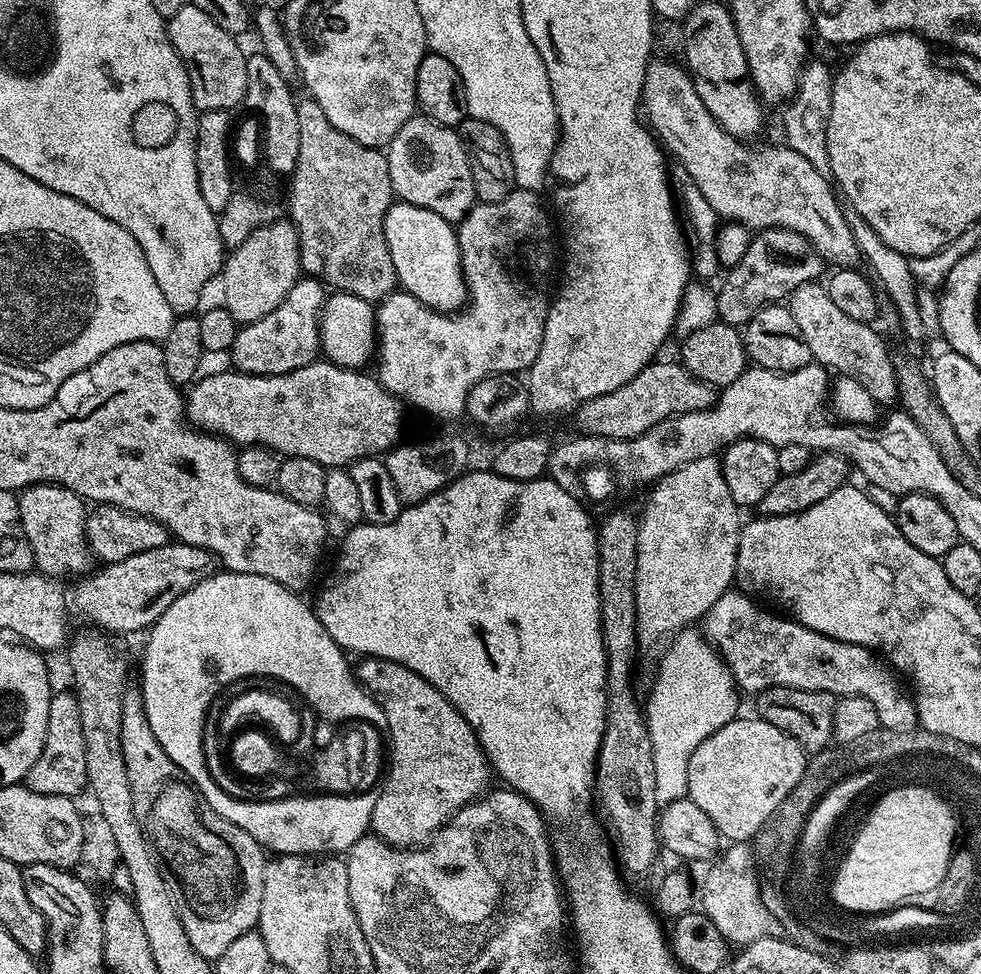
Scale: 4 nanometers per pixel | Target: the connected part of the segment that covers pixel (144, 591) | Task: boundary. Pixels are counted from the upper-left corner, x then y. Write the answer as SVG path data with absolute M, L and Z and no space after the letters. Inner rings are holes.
M169 542L154 550L134 554L116 564L105 563L91 574L75 581L72 600L89 620L89 625L113 634L151 629L156 619L186 590L210 578L218 568L212 553L198 546ZM144 628L144 629L143 629Z

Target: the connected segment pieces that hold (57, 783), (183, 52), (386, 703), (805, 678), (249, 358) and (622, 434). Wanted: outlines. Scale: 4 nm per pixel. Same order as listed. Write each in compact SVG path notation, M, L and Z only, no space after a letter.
M75 691L53 694L50 698L50 715L46 718L46 742L42 742L42 754L38 754L38 762L30 766L26 786L34 794L54 794L73 798L79 797L79 792L88 788L86 738L82 738L82 713L78 710L78 698Z
M190 2L184 3L178 14L167 17L166 23L170 42L186 66L192 101L197 109L200 112L228 112L241 107L246 94L246 52L240 49L241 41L222 30L214 18Z
M369 656L359 662L361 664L357 663L354 668L356 679L367 692L372 693L382 714L386 714L388 723L390 763L378 802L374 802L371 831L393 848L423 846L448 823L454 813L489 791L488 779L493 779L494 769L464 715L437 688L430 686L426 678L398 662L377 656Z
M744 590L724 592L702 618L704 639L724 659L741 693L759 694L767 688L782 686L828 692L837 698L861 696L866 702L874 702L881 728L910 730L917 727L913 697L900 689L899 682L892 677L893 669L872 649L818 634L787 615L775 616L751 598Z
M301 278L266 318L243 325L234 338L231 367L255 376L277 376L311 364L321 351L320 315L324 309L326 288L315 278Z
M647 364L626 386L618 386L618 390L610 390L610 394L602 394L598 398L590 398L581 404L574 413L574 419L580 423L579 431L585 436L601 436L611 440L629 440L638 438L638 434L646 434L650 426L658 426L671 416L679 416L681 412L697 412L706 410L716 403L717 393L712 385L694 378L683 364Z

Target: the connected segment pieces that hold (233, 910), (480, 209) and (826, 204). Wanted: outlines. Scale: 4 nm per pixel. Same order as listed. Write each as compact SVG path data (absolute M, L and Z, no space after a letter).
M209 805L204 808L194 808L194 816L196 816L198 824L204 828L204 832L218 838L228 848L228 852L232 854L232 860L234 860L234 866L232 866L232 870L234 870L232 872L232 900L230 900L230 906L226 908L226 912L220 918L216 918L216 924L238 926L238 932L232 936L233 938L242 938L242 934L253 931L260 922L262 882L264 881L266 863L265 849L261 848L259 842L250 834L246 834L246 830L242 830L238 826L234 826L234 822L222 818L222 814L215 812Z
M516 188L506 194L502 202L473 204L466 218L460 221L456 228L456 241L468 299L459 311L451 314L436 312L403 290L394 291L379 301L375 309L378 339L375 343L374 375L387 392L399 396L409 405L412 403L420 412L429 412L436 420L456 420L465 415L468 392L474 390L482 378L493 376L495 372L520 374L531 368L542 346L550 303L548 275L552 272L554 224L549 209L546 204L544 209L540 198L540 192Z
M659 58L649 60L644 79L642 110L663 147L680 159L681 166L688 171L687 179L696 184L698 190L702 190L702 198L710 202L717 217L734 224L742 224L749 230L794 230L806 237L829 265L836 268L857 267L861 263L860 251L854 242L845 209L840 209L841 201L825 173L810 166L810 162L806 162L806 158L802 158L802 154L798 154L793 148L781 146L768 148L763 152L760 148L751 148L748 145L751 143L732 136L713 118L710 110L706 110L702 98L698 98L697 83L692 79L687 67L677 64Z

